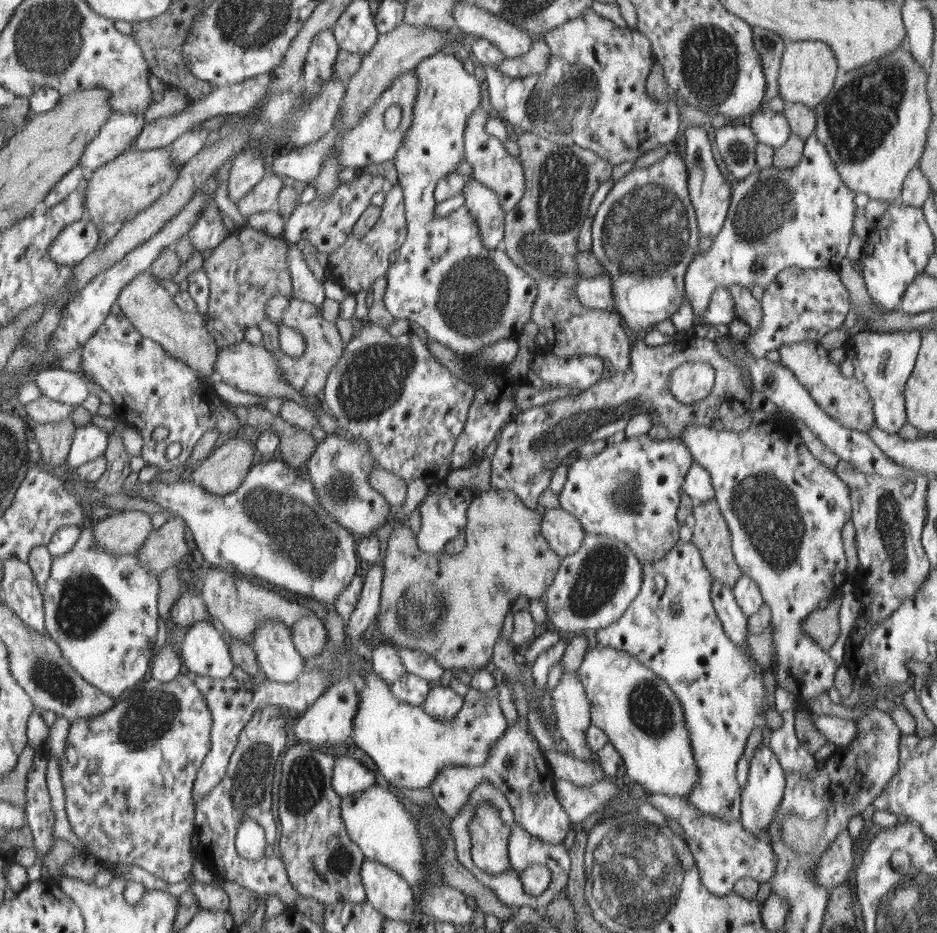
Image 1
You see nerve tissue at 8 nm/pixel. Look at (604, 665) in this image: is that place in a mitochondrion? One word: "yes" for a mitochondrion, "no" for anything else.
no

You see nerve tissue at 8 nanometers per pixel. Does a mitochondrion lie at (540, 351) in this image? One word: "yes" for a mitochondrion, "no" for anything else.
no

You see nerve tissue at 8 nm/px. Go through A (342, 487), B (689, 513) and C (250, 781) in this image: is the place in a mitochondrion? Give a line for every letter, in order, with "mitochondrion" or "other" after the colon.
A: mitochondrion
B: other
C: mitochondrion

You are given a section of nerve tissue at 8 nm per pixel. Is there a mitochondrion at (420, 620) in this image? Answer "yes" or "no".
yes

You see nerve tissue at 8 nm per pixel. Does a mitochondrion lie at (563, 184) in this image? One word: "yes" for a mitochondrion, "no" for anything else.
yes

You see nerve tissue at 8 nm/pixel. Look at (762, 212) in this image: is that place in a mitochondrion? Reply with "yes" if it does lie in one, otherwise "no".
yes

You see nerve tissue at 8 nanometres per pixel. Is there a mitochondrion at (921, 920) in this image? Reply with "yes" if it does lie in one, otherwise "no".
yes

